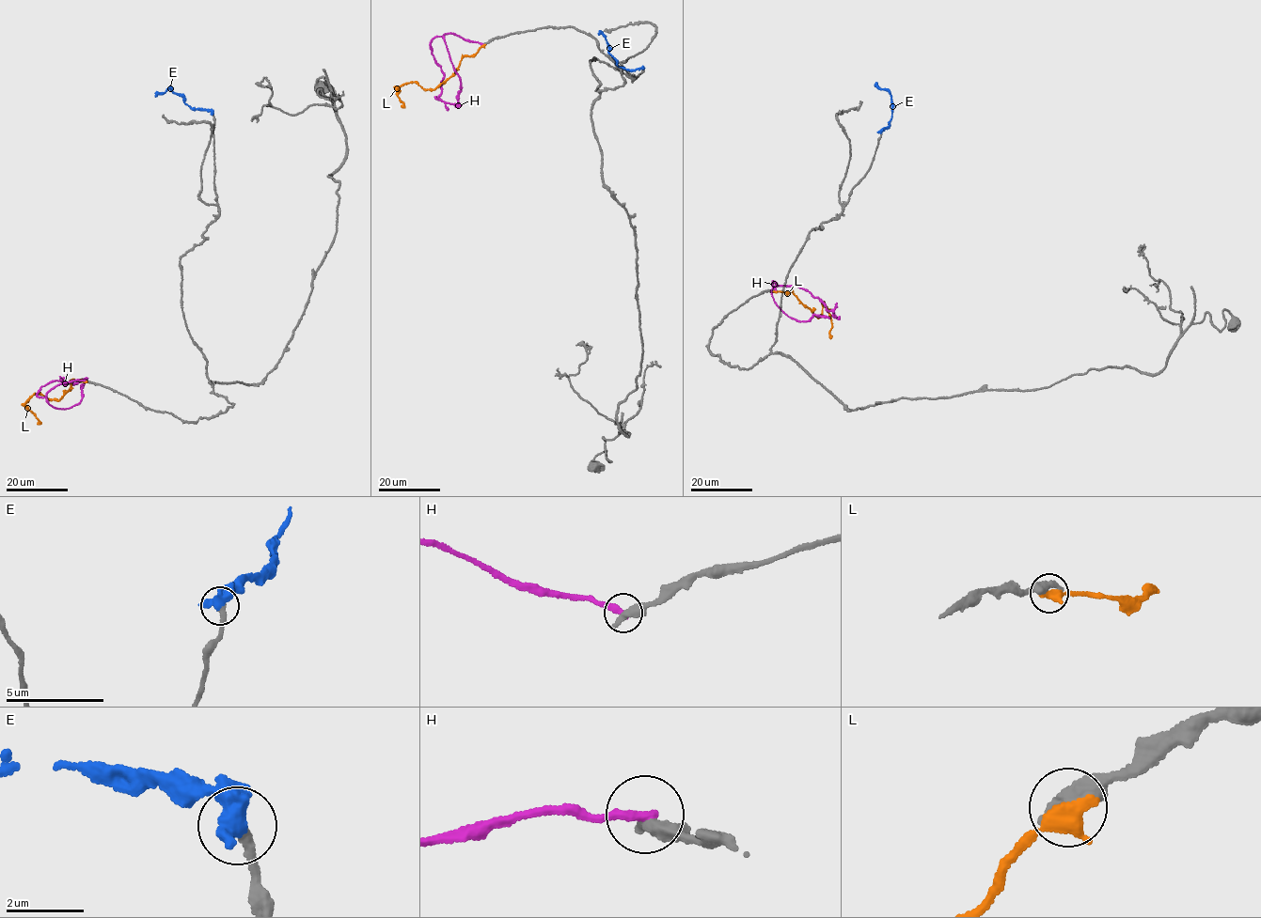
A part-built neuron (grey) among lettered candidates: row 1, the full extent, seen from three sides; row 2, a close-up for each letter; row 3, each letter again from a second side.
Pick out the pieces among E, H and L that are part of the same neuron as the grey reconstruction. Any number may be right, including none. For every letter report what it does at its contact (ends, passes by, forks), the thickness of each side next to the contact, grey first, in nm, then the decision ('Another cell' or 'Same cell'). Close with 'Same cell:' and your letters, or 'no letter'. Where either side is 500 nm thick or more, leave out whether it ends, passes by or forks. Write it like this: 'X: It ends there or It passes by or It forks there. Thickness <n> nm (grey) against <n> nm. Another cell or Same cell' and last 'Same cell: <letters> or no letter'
E: Thickness 280 nm (grey) against 600 nm. Same cell
H: It ends there. Thickness 480 nm (grey) against 280 nm. Another cell
L: Thickness 550 nm (grey) against 480 nm. Another cell
Same cell: E

